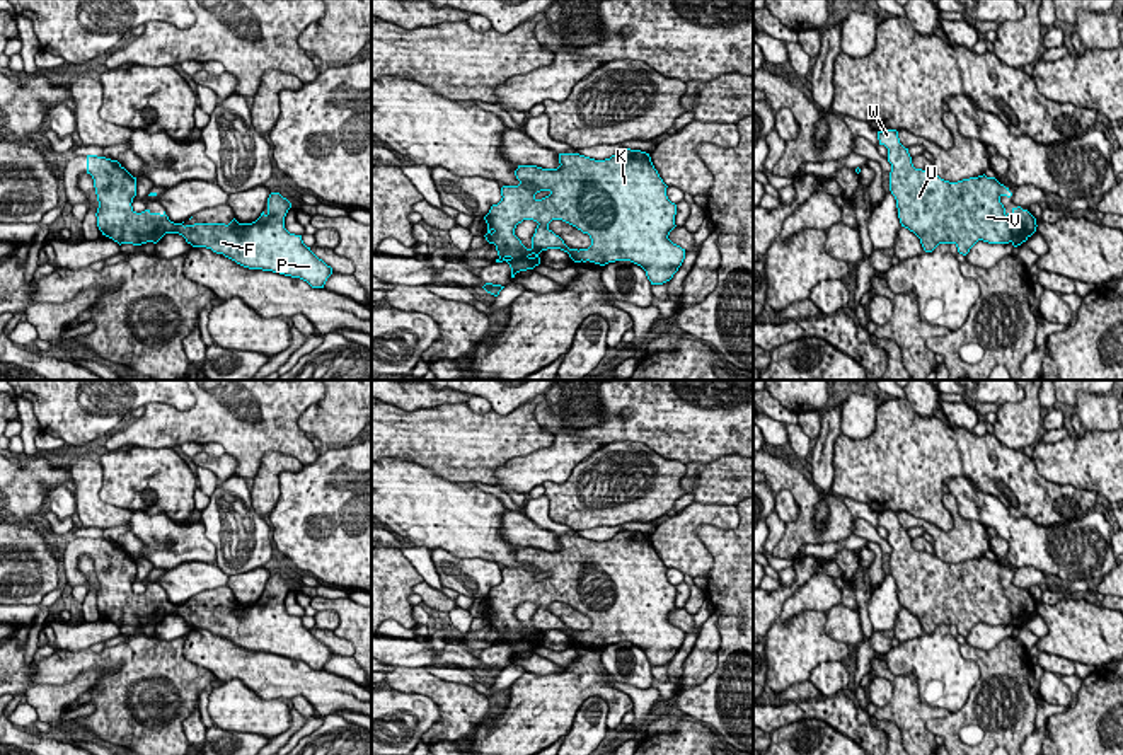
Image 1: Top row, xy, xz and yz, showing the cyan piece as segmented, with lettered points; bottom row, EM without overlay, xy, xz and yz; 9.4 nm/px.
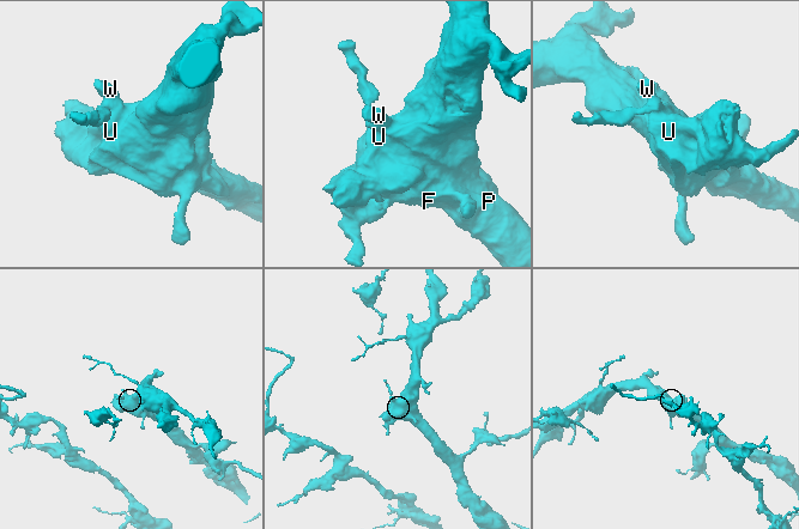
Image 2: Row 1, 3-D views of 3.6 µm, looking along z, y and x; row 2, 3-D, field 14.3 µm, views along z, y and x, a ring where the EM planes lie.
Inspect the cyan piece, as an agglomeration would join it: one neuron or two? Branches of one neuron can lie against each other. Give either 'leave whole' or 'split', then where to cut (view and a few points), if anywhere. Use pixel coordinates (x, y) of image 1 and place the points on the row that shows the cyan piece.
leave whole; cut none

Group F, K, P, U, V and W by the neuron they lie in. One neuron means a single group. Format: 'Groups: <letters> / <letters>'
Groups: F K P U V W

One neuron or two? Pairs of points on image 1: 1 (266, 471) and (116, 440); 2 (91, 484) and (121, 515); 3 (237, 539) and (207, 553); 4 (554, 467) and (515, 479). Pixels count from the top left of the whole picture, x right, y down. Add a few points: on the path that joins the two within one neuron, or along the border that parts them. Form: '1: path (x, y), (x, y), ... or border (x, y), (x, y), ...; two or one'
1: border (297, 459), (287, 454), (268, 452), (253, 478); two
2: path (91, 495), (111, 515); one
3: border (201, 524), (207, 539), (215, 549), (215, 563); two
4: path (544, 467), (525, 472); one

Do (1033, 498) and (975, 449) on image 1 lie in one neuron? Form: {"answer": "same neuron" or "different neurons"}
{"answer": "same neuron"}

